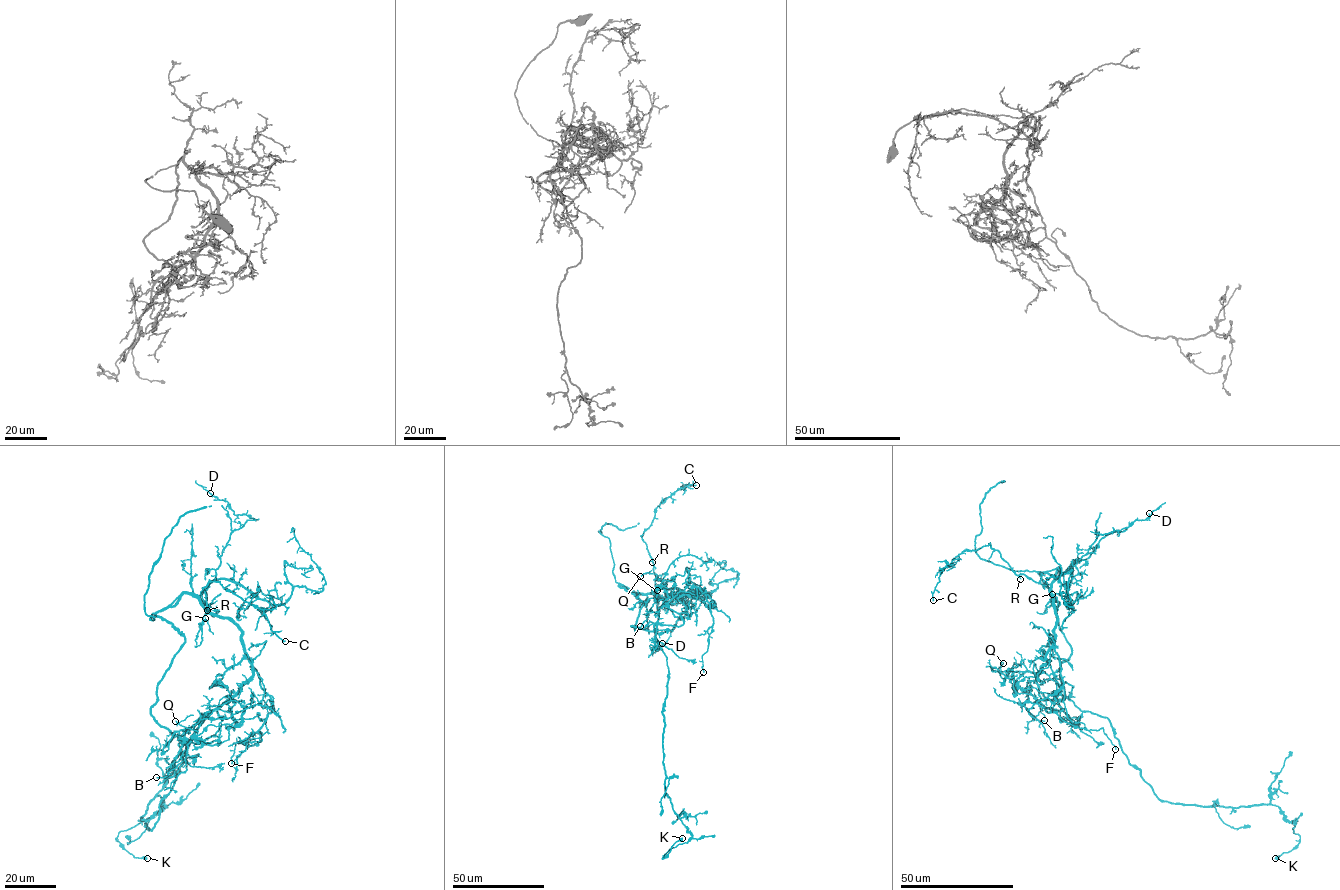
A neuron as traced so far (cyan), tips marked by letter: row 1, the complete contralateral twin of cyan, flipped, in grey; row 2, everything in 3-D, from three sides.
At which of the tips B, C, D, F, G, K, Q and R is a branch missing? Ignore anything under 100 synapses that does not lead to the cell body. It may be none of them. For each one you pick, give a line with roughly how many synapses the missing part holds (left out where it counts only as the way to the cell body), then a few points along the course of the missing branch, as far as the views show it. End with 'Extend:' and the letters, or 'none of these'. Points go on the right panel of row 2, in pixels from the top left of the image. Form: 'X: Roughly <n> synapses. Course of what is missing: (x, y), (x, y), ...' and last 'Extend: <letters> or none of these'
Extend: none of these

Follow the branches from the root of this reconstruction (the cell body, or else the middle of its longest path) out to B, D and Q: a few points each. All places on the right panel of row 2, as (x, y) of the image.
B: (1057, 701), (1041, 697), (1035, 673), (1023, 671), (1017, 679), (1016, 685), (1027, 695), (1024, 706), (1044, 720)
D: (1057, 701), (1041, 697), (1036, 679), (1054, 638), (1050, 587), (1098, 532), (1127, 528), (1149, 513)
Q: (1057, 701), (1041, 697), (1035, 673), (1010, 671), (1002, 678), (998, 670), (1003, 663)

